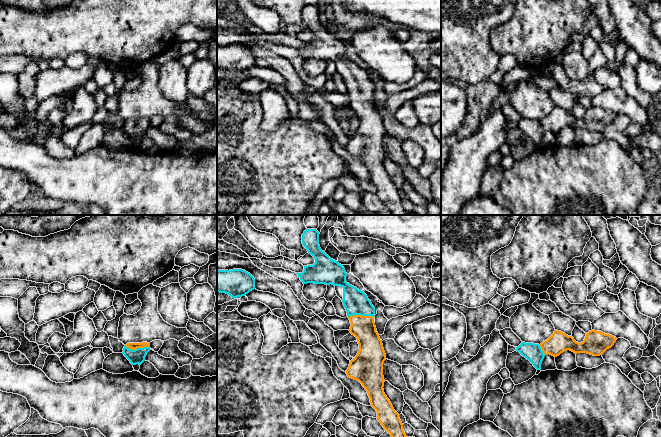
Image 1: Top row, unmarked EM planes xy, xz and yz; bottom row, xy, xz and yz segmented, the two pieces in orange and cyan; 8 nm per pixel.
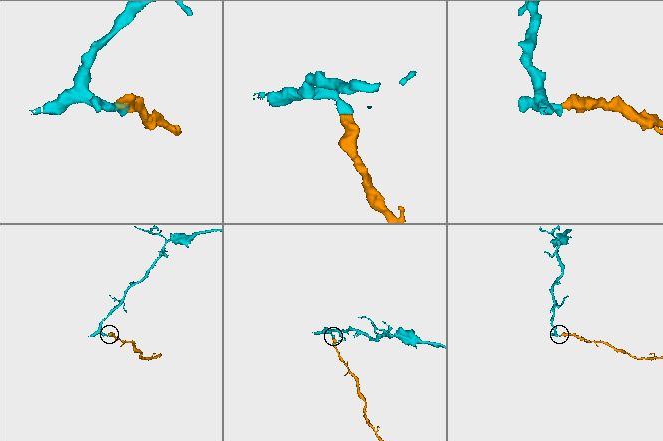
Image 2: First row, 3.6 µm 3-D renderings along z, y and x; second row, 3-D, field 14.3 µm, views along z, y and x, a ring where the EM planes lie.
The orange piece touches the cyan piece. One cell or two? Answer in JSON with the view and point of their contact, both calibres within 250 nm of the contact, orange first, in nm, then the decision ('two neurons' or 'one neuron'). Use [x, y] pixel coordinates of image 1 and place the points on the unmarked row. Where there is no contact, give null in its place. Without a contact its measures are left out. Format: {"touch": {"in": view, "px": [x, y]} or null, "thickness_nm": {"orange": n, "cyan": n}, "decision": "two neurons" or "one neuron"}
{"touch": {"in": "xz", "px": [360, 91]}, "thickness_nm": {"orange": 190, "cyan": 200}, "decision": "one neuron"}

